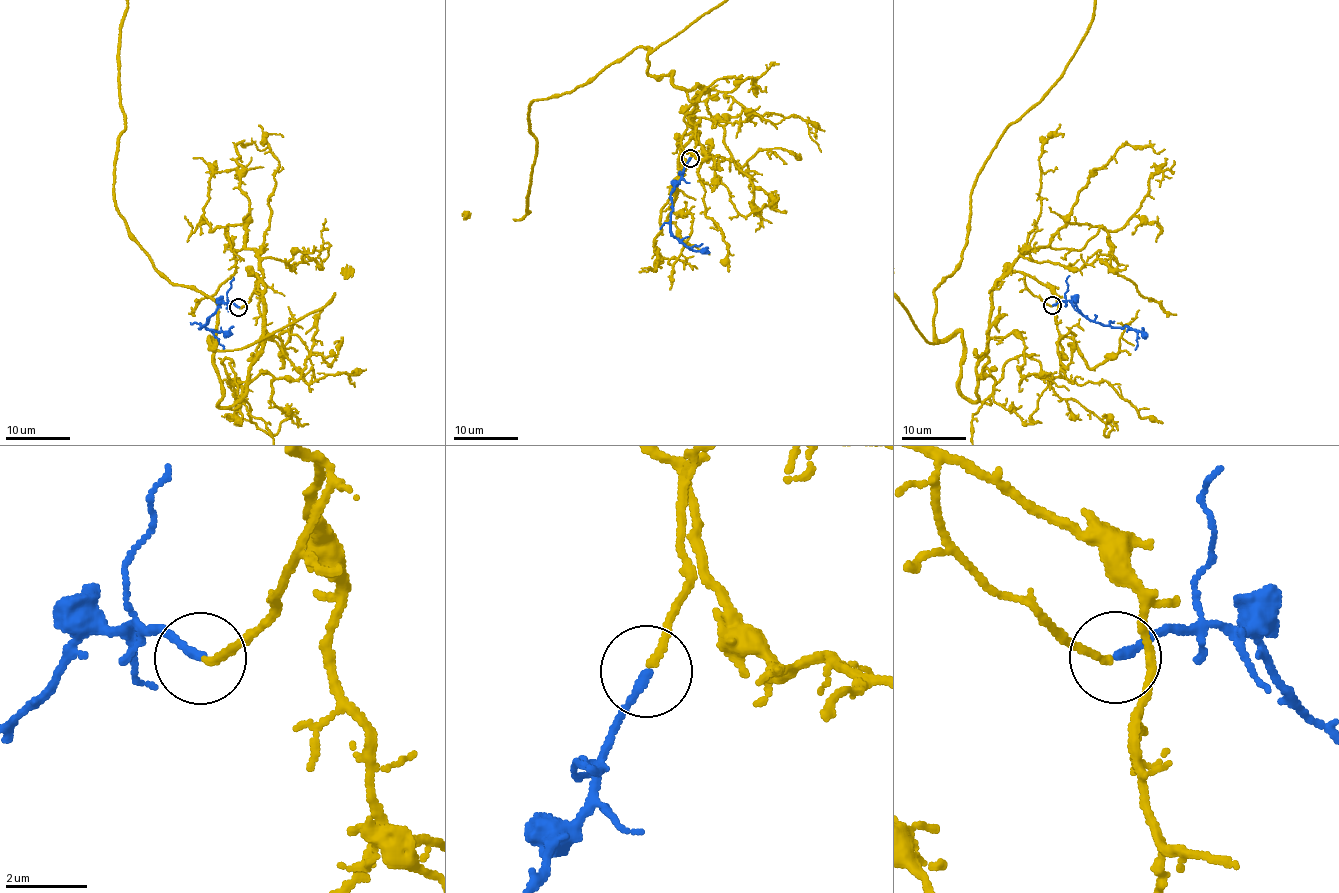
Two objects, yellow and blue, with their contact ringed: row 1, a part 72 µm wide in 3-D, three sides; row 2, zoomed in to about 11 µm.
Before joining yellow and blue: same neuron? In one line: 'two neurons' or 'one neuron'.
one neuron

